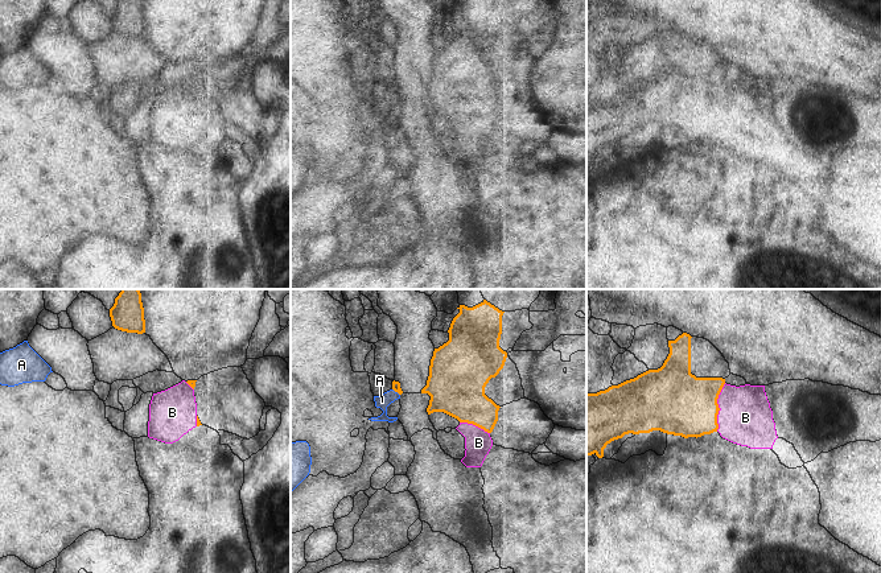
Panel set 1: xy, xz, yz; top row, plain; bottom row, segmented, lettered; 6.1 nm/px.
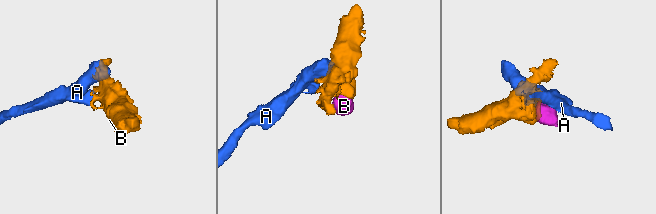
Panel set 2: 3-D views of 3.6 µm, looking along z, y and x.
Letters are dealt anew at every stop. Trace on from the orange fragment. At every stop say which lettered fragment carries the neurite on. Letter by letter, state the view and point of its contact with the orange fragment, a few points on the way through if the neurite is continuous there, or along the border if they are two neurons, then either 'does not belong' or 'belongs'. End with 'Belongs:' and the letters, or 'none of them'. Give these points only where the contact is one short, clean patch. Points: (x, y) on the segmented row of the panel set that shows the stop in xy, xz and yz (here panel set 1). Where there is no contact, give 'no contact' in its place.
A: contact xz (396, 391); does not belong
B: contact yz (717, 407); way yz (678, 403), (717, 407), (727, 408), (745, 417); belongs
Belongs: B

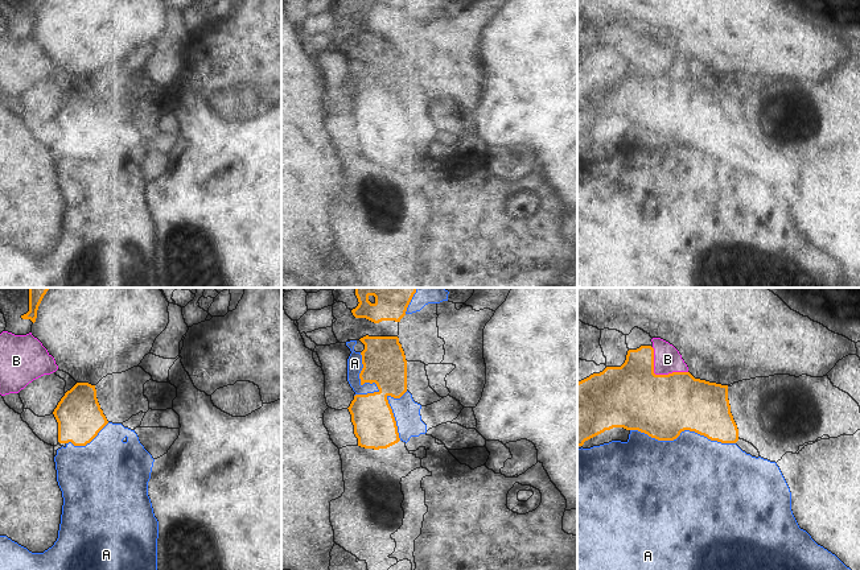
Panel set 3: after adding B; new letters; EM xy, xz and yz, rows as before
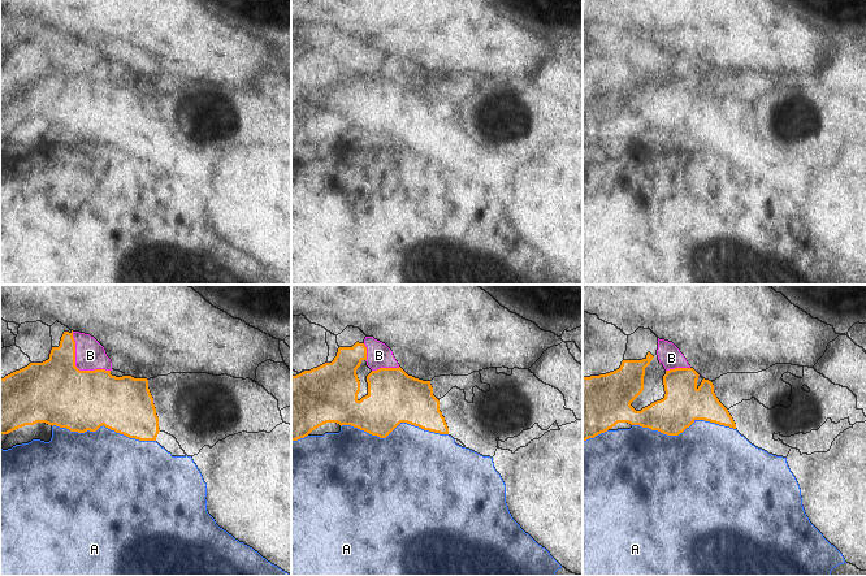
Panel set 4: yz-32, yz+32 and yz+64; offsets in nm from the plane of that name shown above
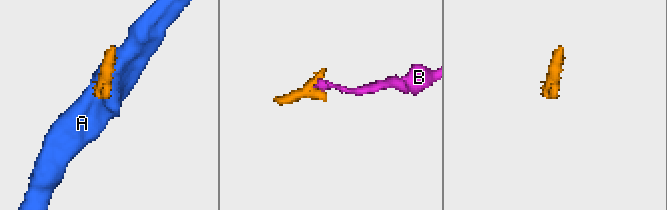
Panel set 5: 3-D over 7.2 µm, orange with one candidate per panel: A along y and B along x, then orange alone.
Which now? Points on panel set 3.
A: contact yz (683, 430); does not belong
B: contact yz (658, 375); does not belong
Belongs: none of them

